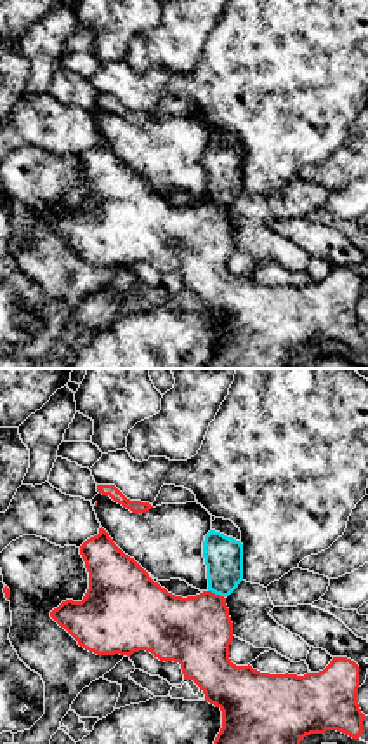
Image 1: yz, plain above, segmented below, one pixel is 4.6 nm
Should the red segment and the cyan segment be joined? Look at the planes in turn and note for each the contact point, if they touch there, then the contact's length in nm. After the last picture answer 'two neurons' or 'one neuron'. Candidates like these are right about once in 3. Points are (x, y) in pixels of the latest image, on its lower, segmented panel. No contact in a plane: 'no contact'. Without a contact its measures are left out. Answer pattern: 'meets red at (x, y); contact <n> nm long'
meets red at (214, 593); contact 80 nm long

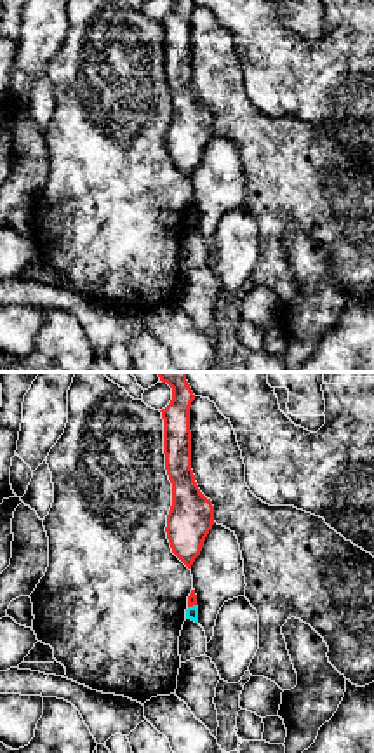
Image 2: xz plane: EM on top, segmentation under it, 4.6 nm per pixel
meets red at (192, 606); contact 40 nm long

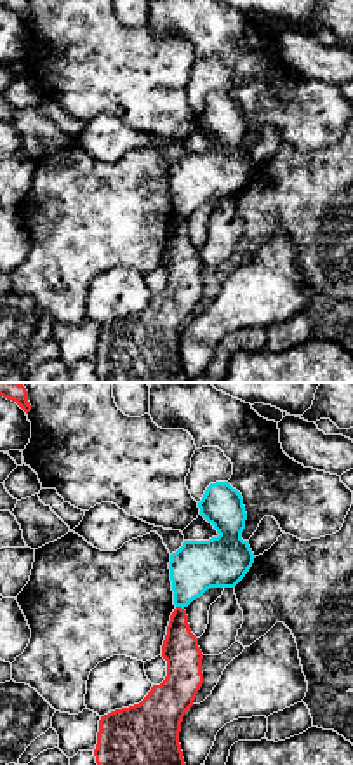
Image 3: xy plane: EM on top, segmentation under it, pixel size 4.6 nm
meets red at (179, 607); contact 40 nm long

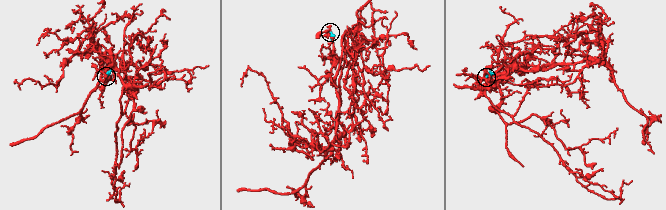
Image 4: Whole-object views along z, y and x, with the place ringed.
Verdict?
two neurons

